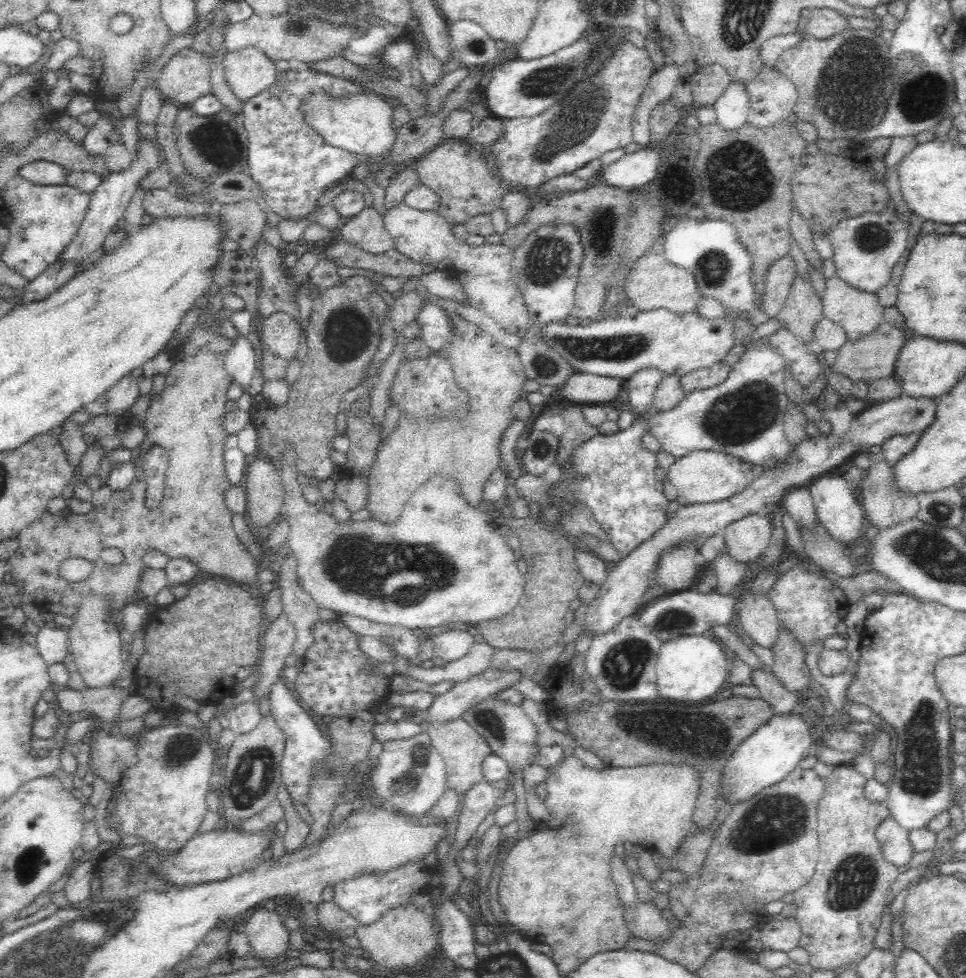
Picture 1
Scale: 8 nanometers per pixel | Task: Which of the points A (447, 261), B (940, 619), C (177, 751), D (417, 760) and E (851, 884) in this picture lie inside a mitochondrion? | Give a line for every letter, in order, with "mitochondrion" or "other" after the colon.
A: other
B: other
C: mitochondrion
D: mitochondrion
E: mitochondrion

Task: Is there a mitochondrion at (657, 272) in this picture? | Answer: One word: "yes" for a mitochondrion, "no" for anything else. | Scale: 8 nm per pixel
no

